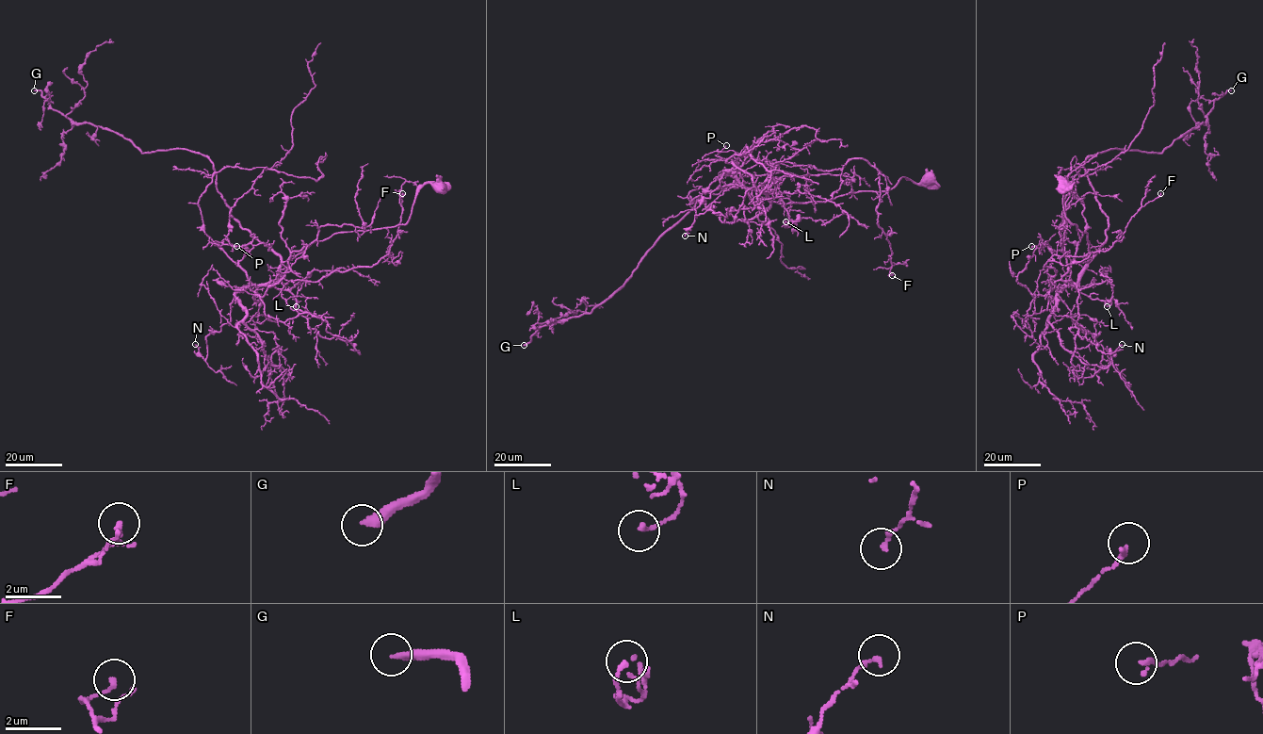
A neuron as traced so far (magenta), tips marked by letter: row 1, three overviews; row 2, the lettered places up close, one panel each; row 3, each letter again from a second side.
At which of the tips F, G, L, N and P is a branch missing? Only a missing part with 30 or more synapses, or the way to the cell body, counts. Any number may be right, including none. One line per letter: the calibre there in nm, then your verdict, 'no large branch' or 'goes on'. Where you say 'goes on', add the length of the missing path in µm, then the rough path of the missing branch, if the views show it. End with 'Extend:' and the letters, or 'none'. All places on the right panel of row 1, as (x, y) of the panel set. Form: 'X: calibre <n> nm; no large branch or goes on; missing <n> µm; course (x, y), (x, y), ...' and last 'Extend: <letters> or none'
F: calibre 160 nm; no large branch
G: calibre 300 nm; goes on; missing 180 µm; course (1231, 90), (1258, 70), (1230, 94), (1203, 139), (1211, 188), (1229, 203), (1226, 219), (1234, 221)
L: calibre 170 nm; no large branch
N: calibre 180 nm; no large branch
P: calibre 180 nm; no large branch
Extend: G

